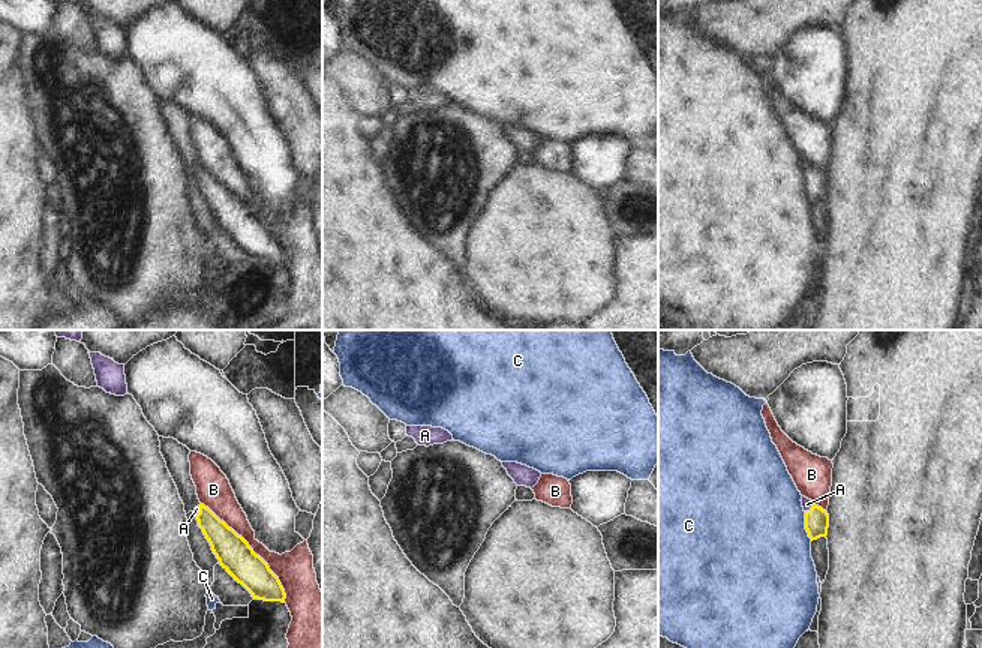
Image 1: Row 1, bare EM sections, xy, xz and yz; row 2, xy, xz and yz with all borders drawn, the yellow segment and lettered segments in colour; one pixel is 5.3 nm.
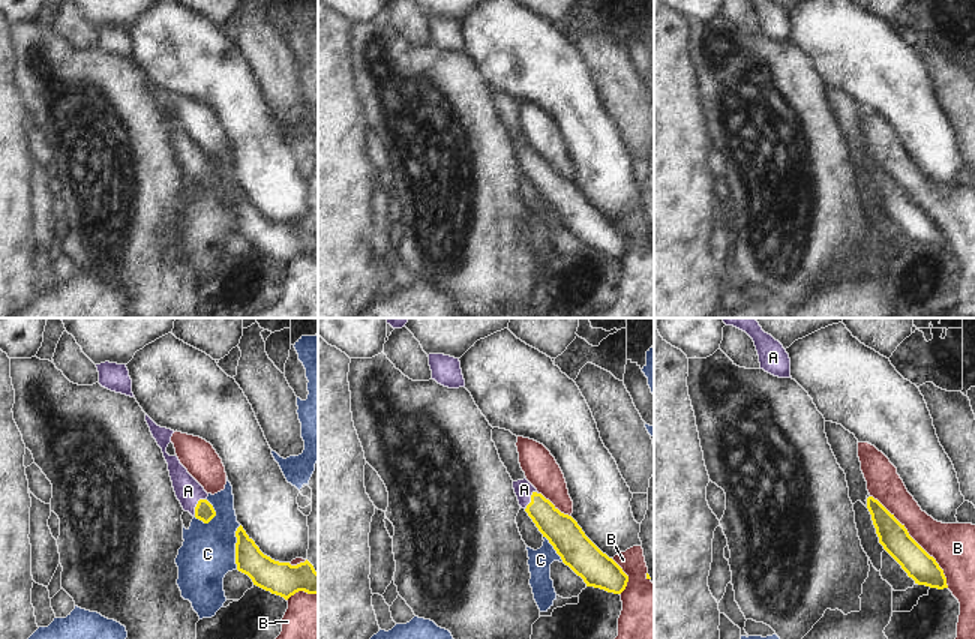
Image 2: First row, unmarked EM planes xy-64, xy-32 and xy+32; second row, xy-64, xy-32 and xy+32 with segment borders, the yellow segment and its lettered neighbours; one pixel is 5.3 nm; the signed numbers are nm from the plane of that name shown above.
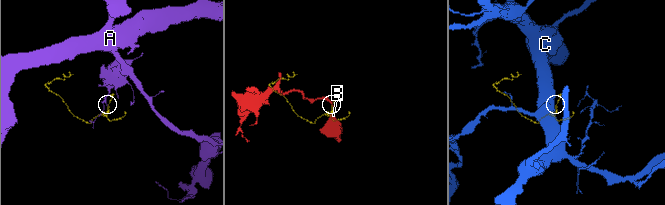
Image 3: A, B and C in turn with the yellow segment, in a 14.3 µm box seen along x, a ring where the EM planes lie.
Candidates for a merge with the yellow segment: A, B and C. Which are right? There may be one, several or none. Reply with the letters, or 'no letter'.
A

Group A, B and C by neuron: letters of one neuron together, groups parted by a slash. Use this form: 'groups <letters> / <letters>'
groups A / B / C

